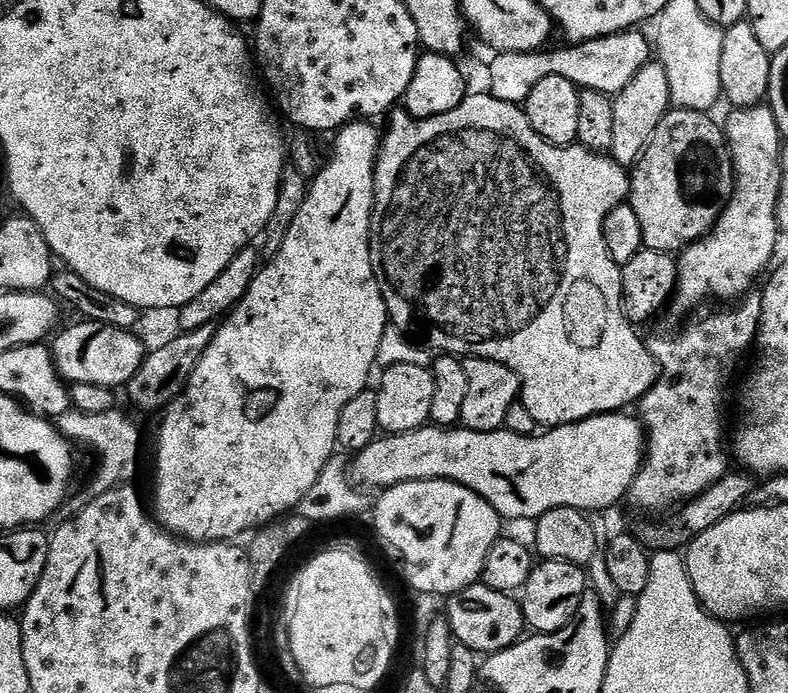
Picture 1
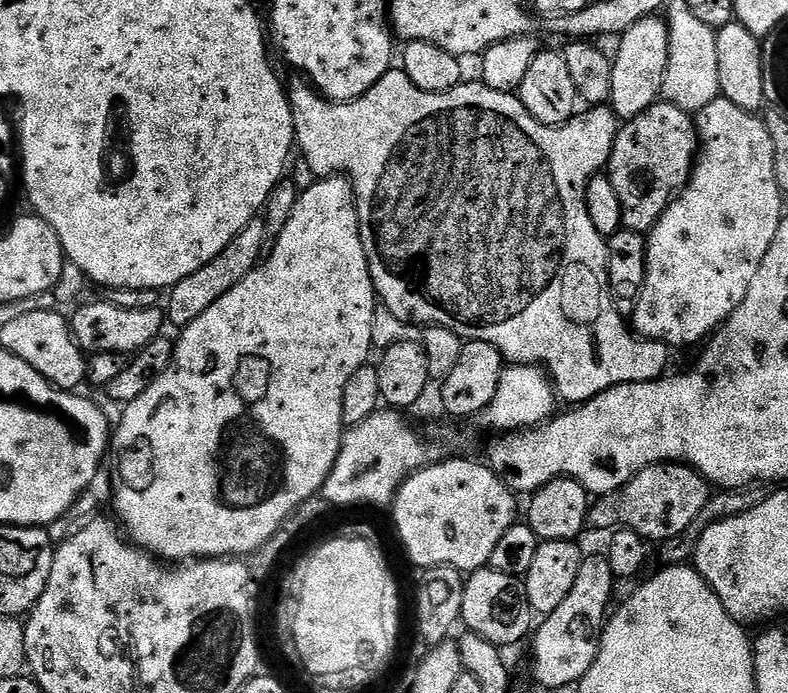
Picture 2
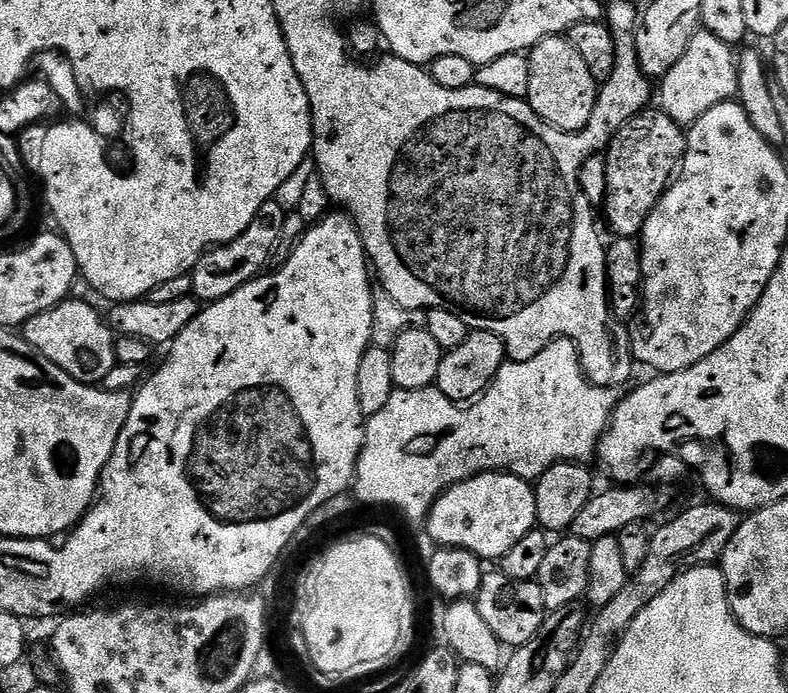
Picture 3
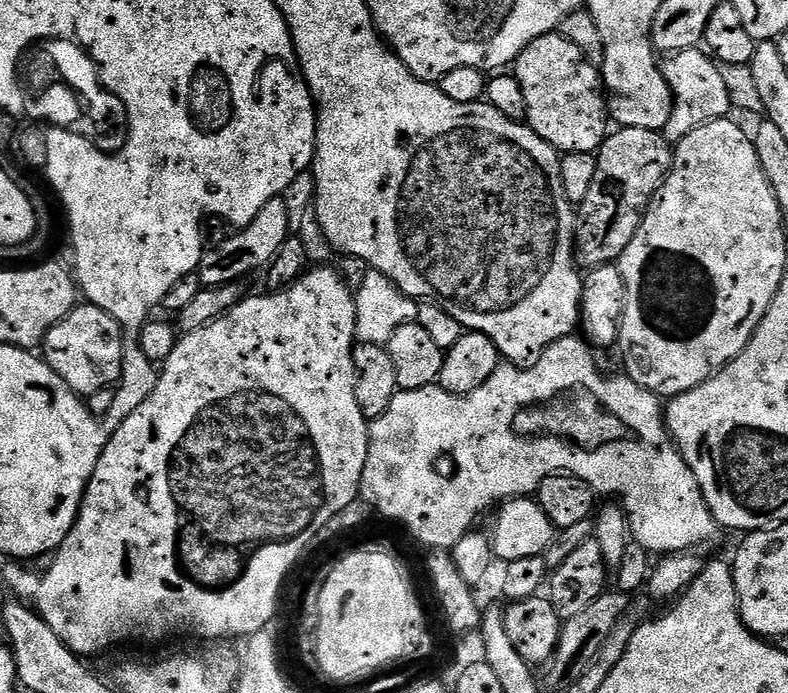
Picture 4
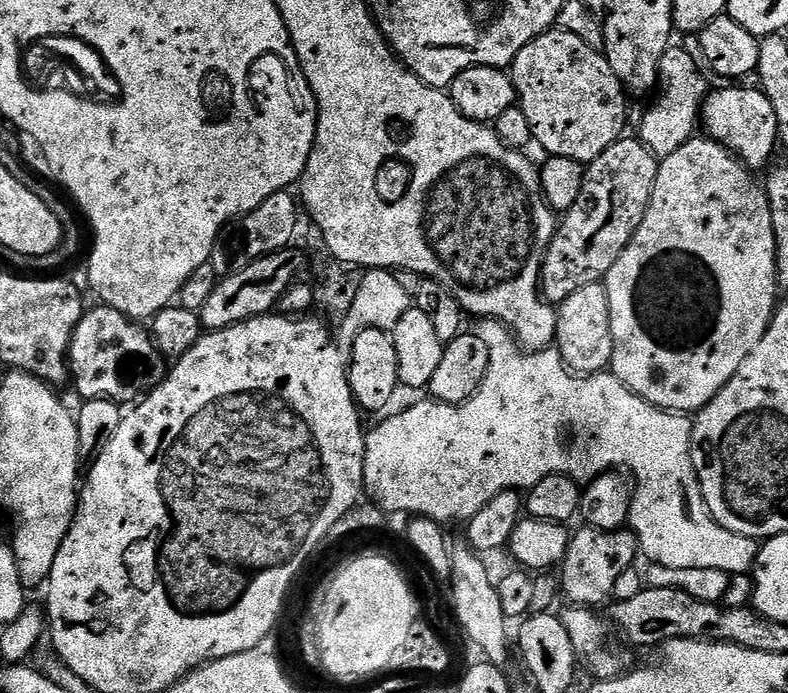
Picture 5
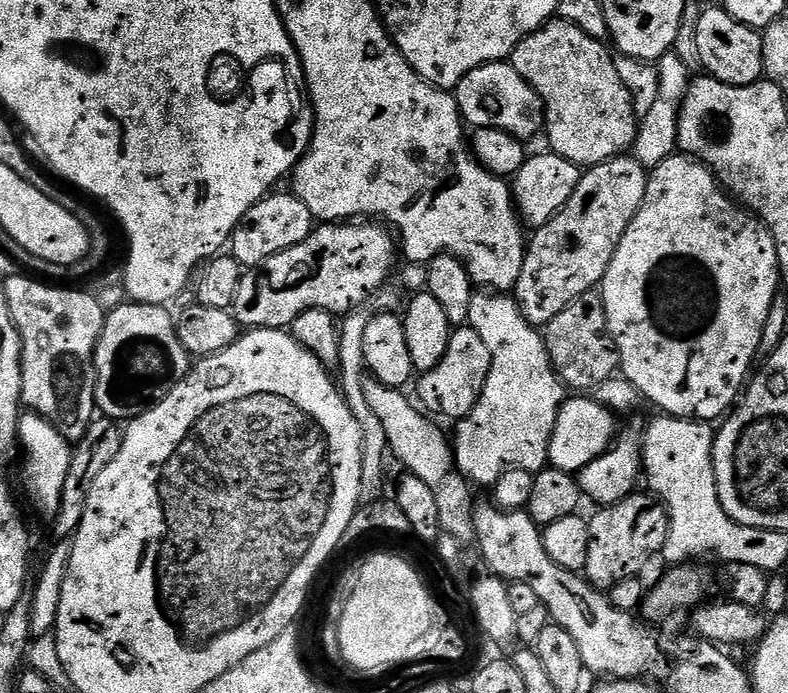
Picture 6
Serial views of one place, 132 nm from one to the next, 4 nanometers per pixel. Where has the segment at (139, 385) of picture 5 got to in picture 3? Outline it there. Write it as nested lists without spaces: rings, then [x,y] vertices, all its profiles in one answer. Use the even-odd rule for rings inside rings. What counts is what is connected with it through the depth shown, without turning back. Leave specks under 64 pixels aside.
[[[76,299],[63,300],[58,306],[30,318],[22,326],[22,333],[41,361],[49,360],[54,367],[69,372],[77,385],[100,386],[106,374],[117,366],[116,336],[103,315],[100,317],[86,301]]]

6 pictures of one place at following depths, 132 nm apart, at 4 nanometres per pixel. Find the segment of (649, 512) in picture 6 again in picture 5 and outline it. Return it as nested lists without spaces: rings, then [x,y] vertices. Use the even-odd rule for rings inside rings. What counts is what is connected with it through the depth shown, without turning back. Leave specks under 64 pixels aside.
[[[580,526],[577,532],[571,533],[564,563],[559,565],[560,584],[569,596],[571,603],[585,608],[596,608],[607,605],[612,600],[614,582],[618,582],[627,568],[633,567],[638,560],[636,534],[631,530],[607,532],[601,528]]]

